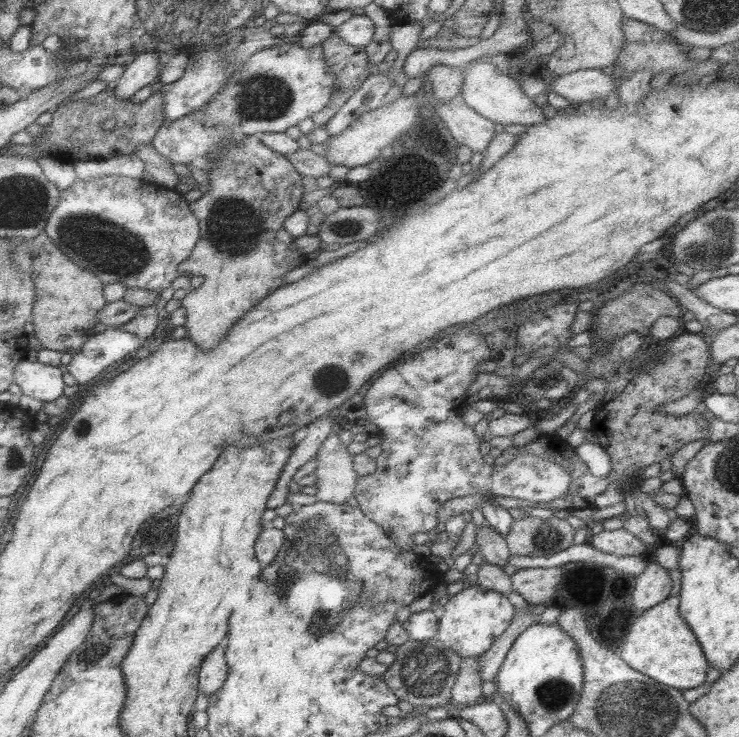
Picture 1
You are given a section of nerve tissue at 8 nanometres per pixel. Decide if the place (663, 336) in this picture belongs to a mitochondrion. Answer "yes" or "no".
no

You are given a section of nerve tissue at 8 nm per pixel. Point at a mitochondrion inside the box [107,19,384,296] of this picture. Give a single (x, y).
(262, 97)

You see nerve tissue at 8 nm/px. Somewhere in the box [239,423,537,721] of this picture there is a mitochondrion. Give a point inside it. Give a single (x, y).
(319, 551)

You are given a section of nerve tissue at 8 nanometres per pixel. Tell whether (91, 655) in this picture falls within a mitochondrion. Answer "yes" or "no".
yes

